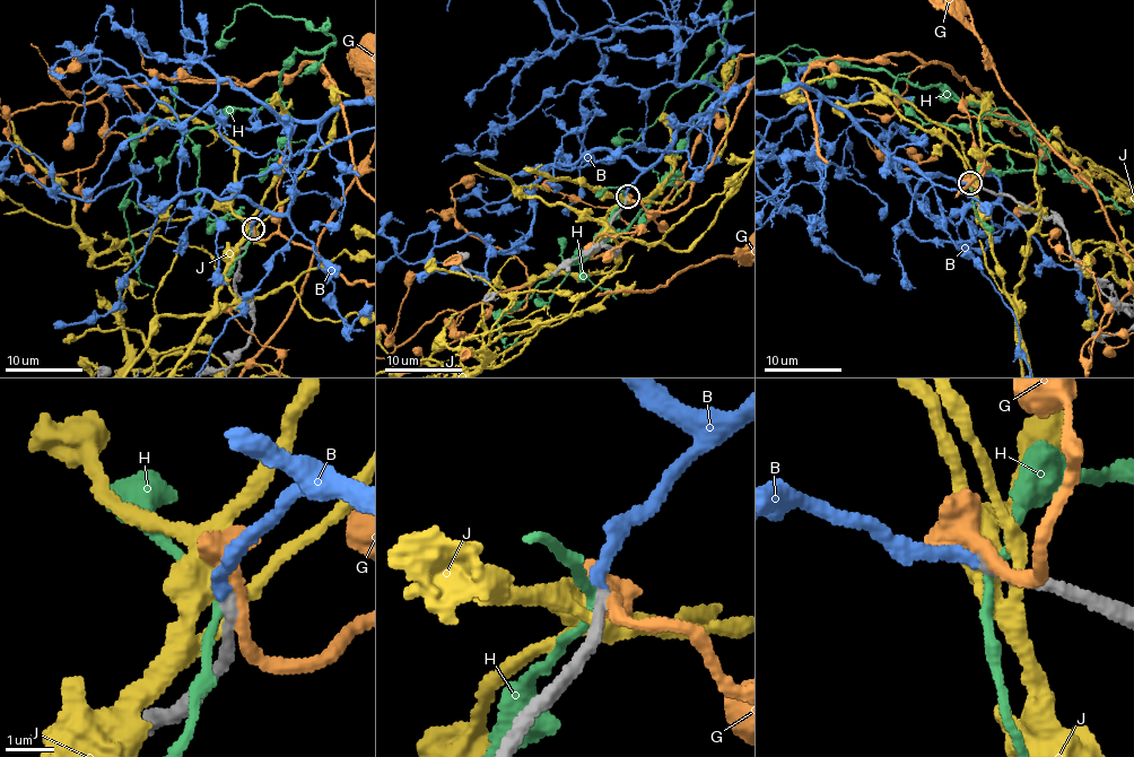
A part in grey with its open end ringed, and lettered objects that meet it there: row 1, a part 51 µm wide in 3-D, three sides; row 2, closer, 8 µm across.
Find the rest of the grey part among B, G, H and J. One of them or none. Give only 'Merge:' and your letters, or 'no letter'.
Merge: B

